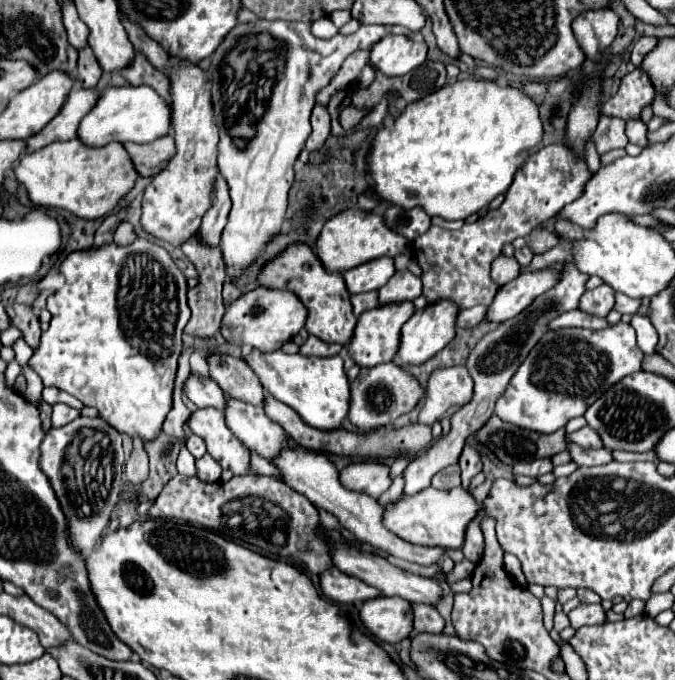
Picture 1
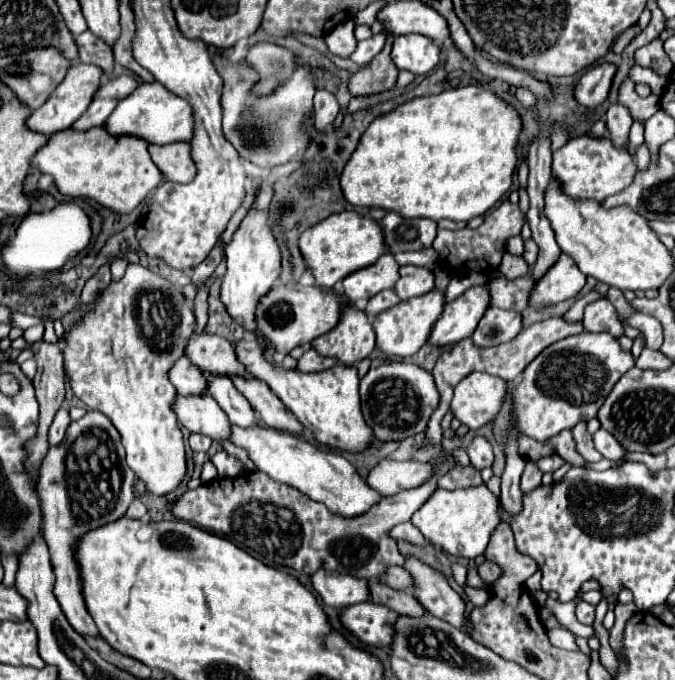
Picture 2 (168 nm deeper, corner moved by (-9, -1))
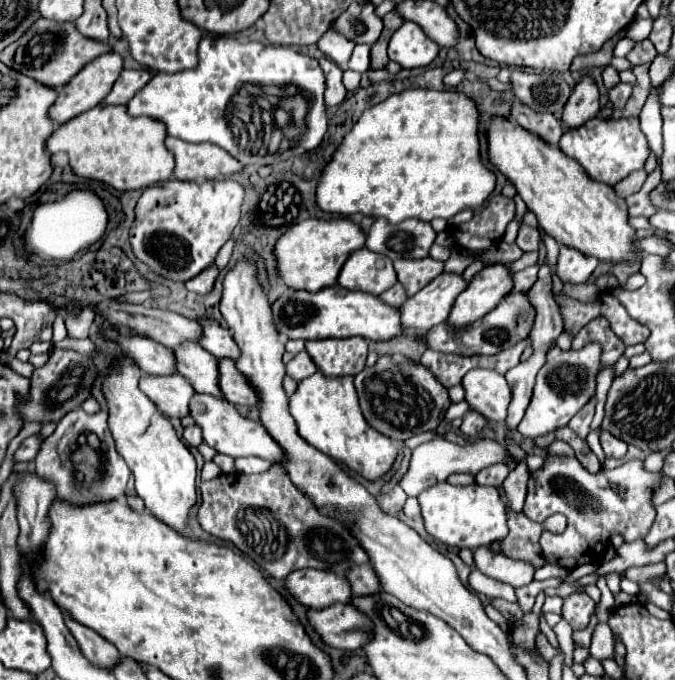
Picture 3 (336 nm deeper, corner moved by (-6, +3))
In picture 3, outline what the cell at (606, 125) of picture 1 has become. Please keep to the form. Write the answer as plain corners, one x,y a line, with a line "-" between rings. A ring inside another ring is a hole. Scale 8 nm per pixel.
617,83
613,89
609,89
609,101
613,107
623,107
631,95
631,85
629,83

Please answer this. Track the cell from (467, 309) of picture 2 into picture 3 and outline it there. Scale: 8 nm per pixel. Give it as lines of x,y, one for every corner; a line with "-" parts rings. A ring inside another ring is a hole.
485,265
473,277
469,287
457,297
447,319
449,325
471,325
473,321
489,313
511,291
511,285
511,271
505,269
505,265

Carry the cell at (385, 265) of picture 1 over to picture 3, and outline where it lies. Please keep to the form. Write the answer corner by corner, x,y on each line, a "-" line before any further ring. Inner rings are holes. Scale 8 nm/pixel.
357,249
345,261
339,273
339,285
349,291
365,291
381,295
397,283
397,275
391,259
371,253
369,249

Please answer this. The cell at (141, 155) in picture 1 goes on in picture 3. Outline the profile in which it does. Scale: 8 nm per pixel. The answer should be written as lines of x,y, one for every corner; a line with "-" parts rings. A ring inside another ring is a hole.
167,137
167,149
175,155
175,177
177,179
219,179
231,177
243,171
243,165
227,151
213,143
187,143
175,137

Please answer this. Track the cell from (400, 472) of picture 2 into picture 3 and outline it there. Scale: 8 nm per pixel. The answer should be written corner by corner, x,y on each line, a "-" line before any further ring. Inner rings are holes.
431,439
427,443
421,443
417,445
412,451
411,465
409,465
409,471
405,473
403,481
399,483
403,487
403,491
407,495
413,495
417,497
423,489
439,483
439,481
445,481
449,475
453,473
469,473
469,475
477,475
481,469
489,467
489,465
495,465
495,463
509,463
509,461
515,461
519,463
519,459
515,459
499,441
495,439
477,439
473,443
467,443
467,445
455,445
455,443
449,443
445,439

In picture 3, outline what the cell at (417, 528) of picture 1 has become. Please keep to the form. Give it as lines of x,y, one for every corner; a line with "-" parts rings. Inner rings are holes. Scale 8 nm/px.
439,483
419,493
417,499
421,505
427,533
449,547
489,547
493,541
501,541
507,535
507,511
497,487
481,487
475,483
455,487
449,483

